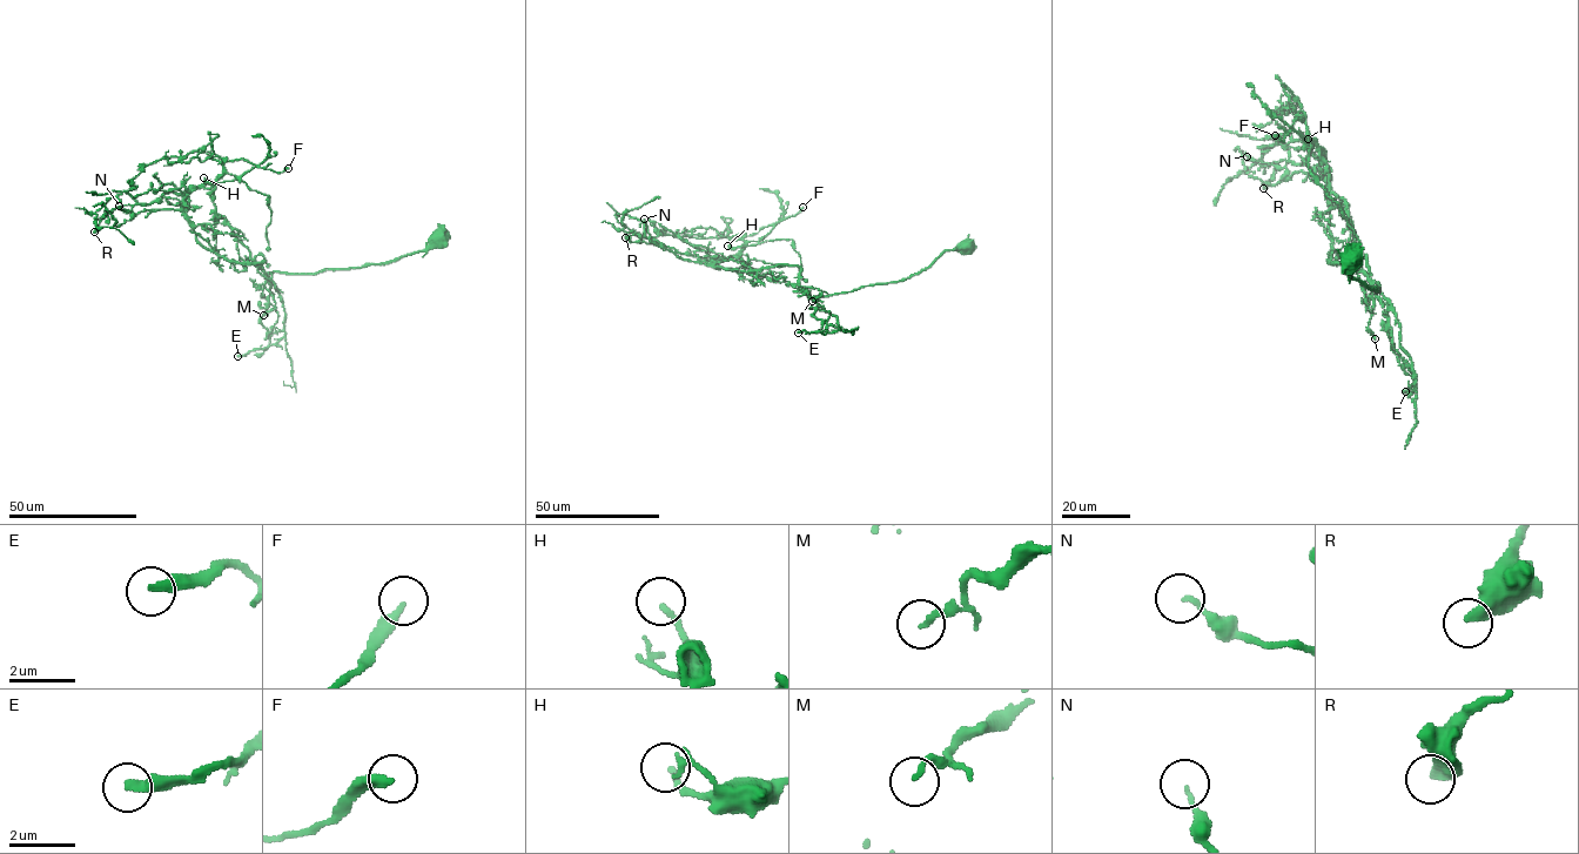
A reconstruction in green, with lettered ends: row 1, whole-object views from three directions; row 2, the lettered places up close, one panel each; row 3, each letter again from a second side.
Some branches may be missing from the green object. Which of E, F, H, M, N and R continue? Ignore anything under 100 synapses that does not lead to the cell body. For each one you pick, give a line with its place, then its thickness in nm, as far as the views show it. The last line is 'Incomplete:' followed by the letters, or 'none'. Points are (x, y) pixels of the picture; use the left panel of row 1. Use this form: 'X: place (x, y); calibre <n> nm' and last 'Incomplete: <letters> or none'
Incomplete: none

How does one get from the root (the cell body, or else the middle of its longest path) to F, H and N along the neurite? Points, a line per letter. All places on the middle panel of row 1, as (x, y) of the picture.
F: (967, 246), (902, 280), (810, 297), (798, 286), (759, 276), (740, 255), (803, 207)
H: (967, 246), (902, 280), (810, 297), (743, 262), (740, 251), (757, 241), (727, 246)
N: (967, 246), (943, 251), (902, 280), (810, 297), (787, 281), (738, 274), (663, 246), (644, 219)

